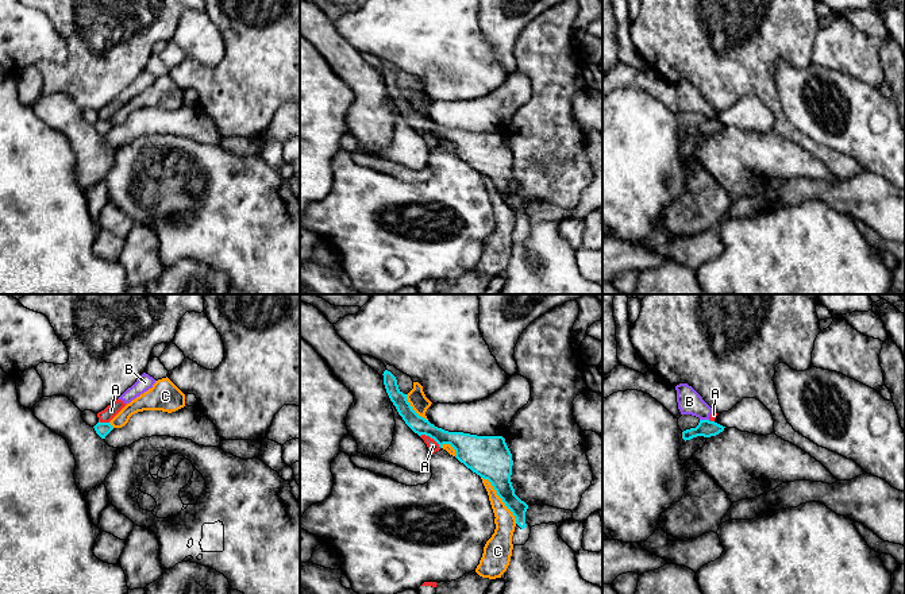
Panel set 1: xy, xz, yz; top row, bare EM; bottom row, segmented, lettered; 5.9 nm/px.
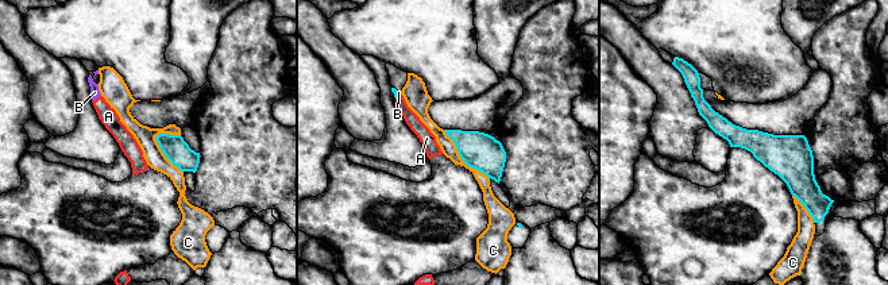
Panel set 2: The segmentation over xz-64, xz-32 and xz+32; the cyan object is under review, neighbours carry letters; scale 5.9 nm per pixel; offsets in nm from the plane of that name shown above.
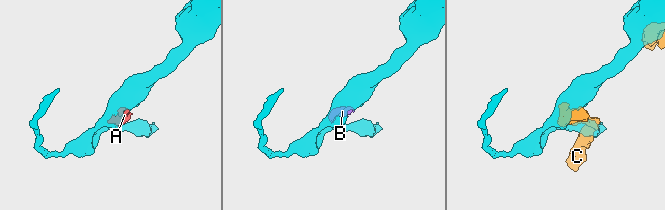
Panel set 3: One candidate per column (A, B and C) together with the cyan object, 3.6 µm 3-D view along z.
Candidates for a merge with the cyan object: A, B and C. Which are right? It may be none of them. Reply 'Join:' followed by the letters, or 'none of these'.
Join: none of these

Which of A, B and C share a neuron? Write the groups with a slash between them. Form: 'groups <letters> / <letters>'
groups A B / C

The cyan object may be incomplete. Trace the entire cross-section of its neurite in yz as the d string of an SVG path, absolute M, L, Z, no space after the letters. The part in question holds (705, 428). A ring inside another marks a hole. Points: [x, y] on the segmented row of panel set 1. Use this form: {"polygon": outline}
{"polygon": "M700 420L700 423L696 428L690 428L690 429L686 429L682 432L682 439L686 441L686 440L690 440L697 436L704 436L704 437L716 436L720 432L723 432L724 428L725 427L723 427L715 421Z"}

